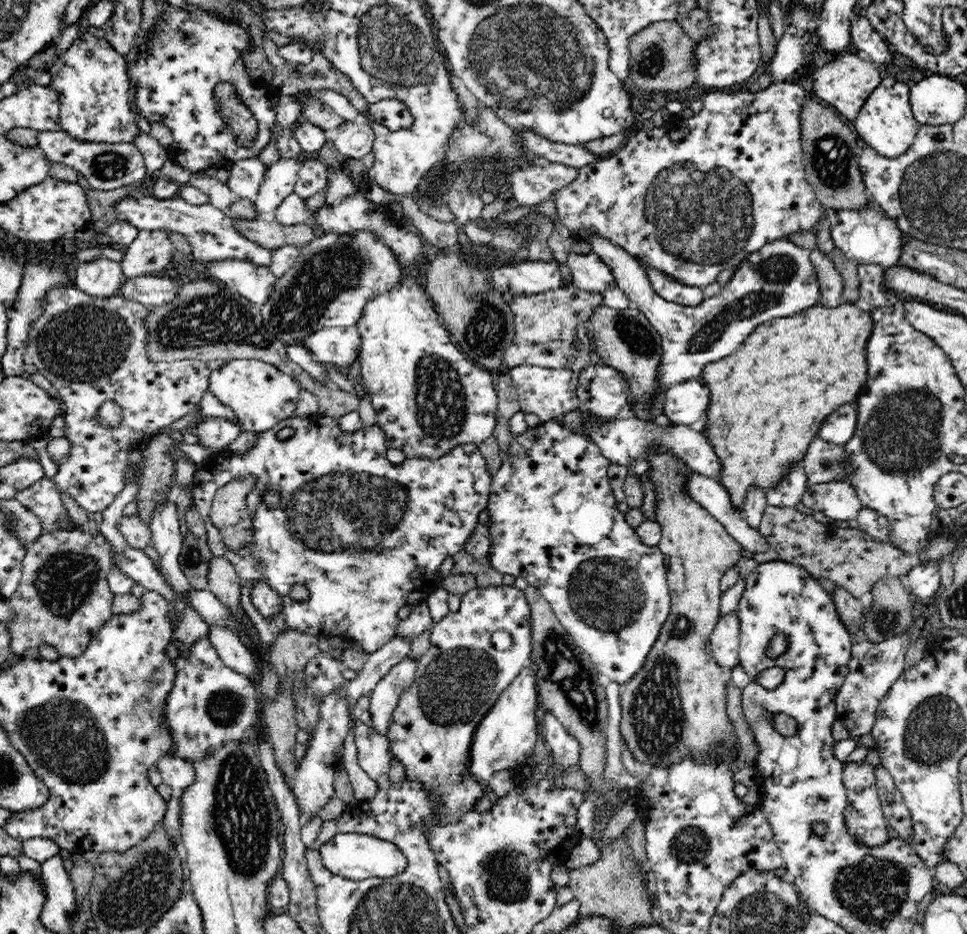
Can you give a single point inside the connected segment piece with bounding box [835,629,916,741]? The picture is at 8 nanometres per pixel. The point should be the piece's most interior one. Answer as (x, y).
(874, 667)

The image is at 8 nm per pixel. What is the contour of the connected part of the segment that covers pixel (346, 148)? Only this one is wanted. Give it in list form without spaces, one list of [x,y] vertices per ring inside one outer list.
[[[360,118],[353,121],[344,121],[338,128],[325,131],[340,154],[344,154],[348,159],[364,158],[368,153],[372,153],[374,140],[376,140],[373,128]]]

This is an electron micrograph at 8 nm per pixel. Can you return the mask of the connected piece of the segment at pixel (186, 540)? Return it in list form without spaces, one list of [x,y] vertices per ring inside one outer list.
[[[191,531],[183,538],[179,554],[179,567],[187,576],[192,589],[206,590],[208,586],[208,568],[213,552],[206,538],[198,538]]]

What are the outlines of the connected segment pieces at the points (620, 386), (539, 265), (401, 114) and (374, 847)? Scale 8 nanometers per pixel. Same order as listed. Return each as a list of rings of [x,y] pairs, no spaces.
[[[590,363],[577,375],[578,410],[614,420],[628,407],[628,386],[616,369],[604,363]]]
[[[521,259],[516,264],[493,268],[492,280],[499,292],[510,290],[515,296],[530,296],[562,286],[558,262]]]
[[[396,99],[376,101],[368,106],[368,111],[380,126],[392,131],[409,129],[413,123],[413,116],[407,105]]]
[[[339,832],[320,848],[323,864],[334,875],[348,880],[387,879],[405,871],[407,860],[396,844],[370,834]]]

